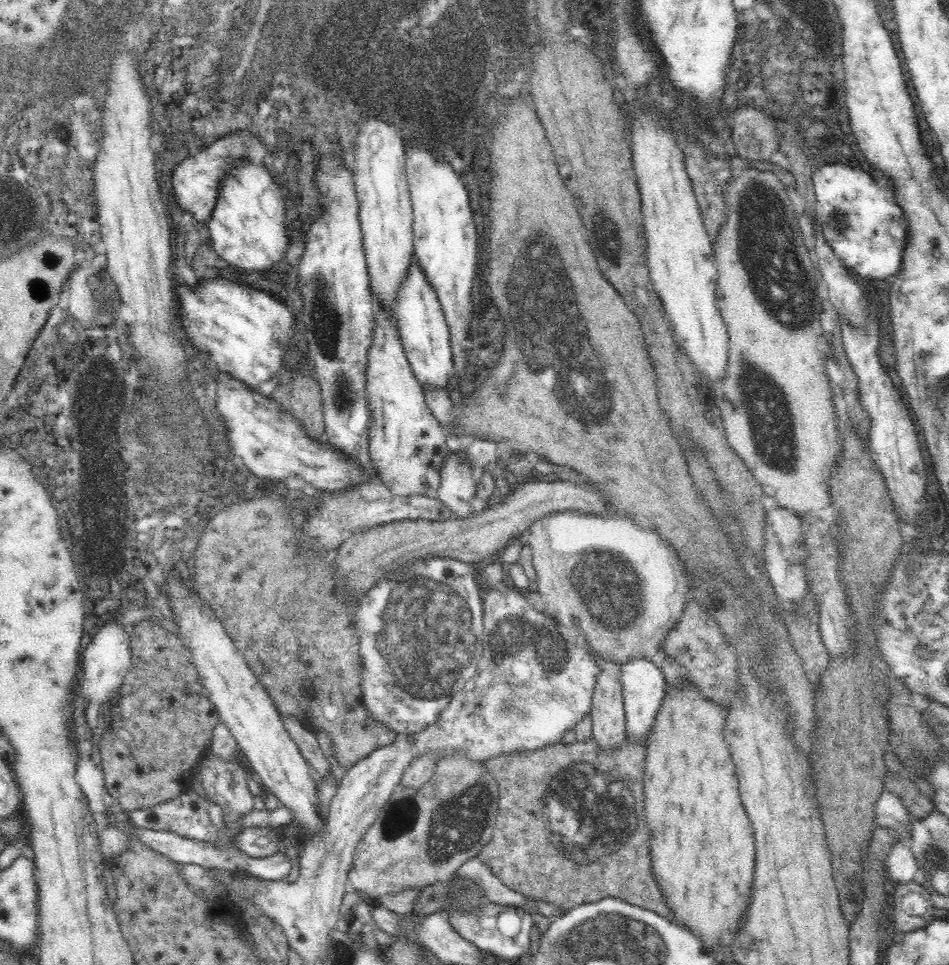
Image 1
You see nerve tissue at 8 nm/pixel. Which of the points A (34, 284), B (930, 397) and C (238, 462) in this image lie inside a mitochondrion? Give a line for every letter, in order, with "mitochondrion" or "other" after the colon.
A: mitochondrion
B: mitochondrion
C: other

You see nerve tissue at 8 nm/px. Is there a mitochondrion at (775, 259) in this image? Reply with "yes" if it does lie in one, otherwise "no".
yes

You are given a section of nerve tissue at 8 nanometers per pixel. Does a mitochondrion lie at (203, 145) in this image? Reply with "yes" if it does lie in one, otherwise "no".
no

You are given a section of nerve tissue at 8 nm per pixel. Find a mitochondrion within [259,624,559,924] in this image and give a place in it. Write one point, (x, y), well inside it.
(456, 824)

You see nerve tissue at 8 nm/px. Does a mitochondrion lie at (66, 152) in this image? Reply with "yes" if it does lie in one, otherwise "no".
yes

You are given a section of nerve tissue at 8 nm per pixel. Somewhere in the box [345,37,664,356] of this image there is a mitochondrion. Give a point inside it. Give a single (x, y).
(426, 155)

